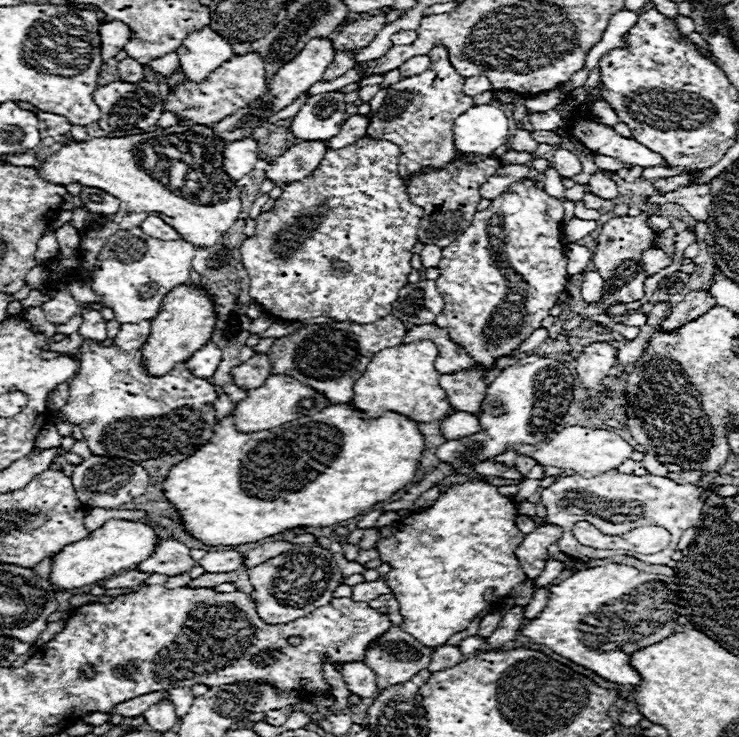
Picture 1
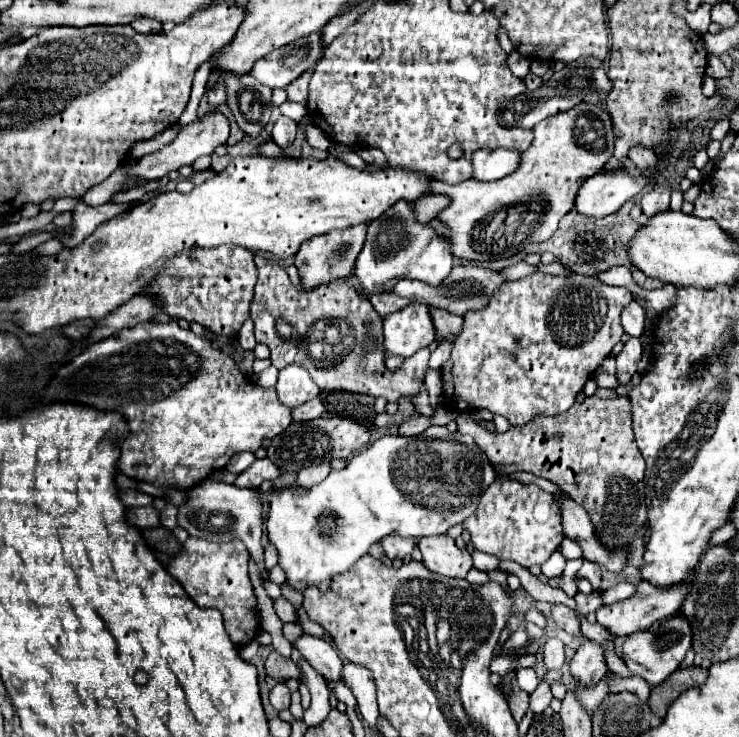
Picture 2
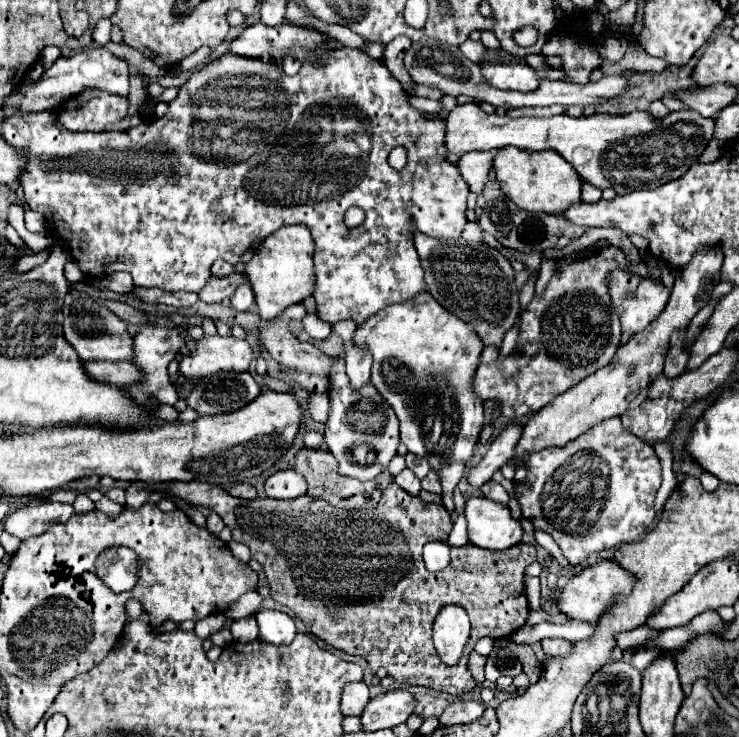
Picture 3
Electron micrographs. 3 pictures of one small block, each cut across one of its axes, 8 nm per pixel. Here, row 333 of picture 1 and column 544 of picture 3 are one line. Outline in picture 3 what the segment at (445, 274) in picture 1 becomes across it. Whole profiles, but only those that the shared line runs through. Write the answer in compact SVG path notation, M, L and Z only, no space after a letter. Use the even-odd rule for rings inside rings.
M610 418L594 426L562 448L544 448L542 452L530 452L530 456L526 456L524 460L524 466L528 470L528 478L524 482L514 482L522 516L530 520L536 530L550 534L572 566L580 566L594 554L614 550L622 544L644 538L648 528L656 520L654 498L660 488L660 462L654 454L652 444L646 444L632 432L626 432L620 418Z

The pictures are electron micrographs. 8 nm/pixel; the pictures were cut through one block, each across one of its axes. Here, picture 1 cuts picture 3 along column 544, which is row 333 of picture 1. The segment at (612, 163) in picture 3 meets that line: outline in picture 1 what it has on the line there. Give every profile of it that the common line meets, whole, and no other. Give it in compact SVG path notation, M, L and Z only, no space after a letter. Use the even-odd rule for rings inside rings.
M142 320L140 324L122 324L118 336L114 338L114 344L122 350L122 352L130 352L130 350L138 350L144 346L144 342L150 336L150 322Z

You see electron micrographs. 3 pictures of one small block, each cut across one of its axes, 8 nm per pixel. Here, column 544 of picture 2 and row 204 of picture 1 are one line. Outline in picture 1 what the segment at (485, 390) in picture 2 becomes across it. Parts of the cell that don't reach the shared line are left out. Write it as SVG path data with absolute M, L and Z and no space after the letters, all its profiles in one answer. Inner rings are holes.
M364 136L362 140L340 148L340 150L332 150L328 148L324 154L324 160L320 162L320 168L316 168L316 172L312 172L312 176L306 176L304 180L296 182L296 184L288 184L284 186L282 196L274 202L272 210L262 212L258 216L258 226L254 236L246 238L242 242L242 260L244 260L244 268L248 270L250 276L250 296L254 302L262 304L264 312L274 316L274 318L282 318L282 320L310 320L310 318L318 318L318 316L326 316L326 318L334 318L334 320L350 320L350 322L376 322L378 318L384 318L392 312L392 302L398 296L398 290L404 288L404 284L408 284L408 274L412 270L410 266L410 256L412 256L412 246L418 242L418 224L424 216L424 210L418 208L416 204L412 204L412 200L406 194L404 188L404 180L398 174L398 156L400 150L396 144L388 142L388 140L376 140L370 136Z

